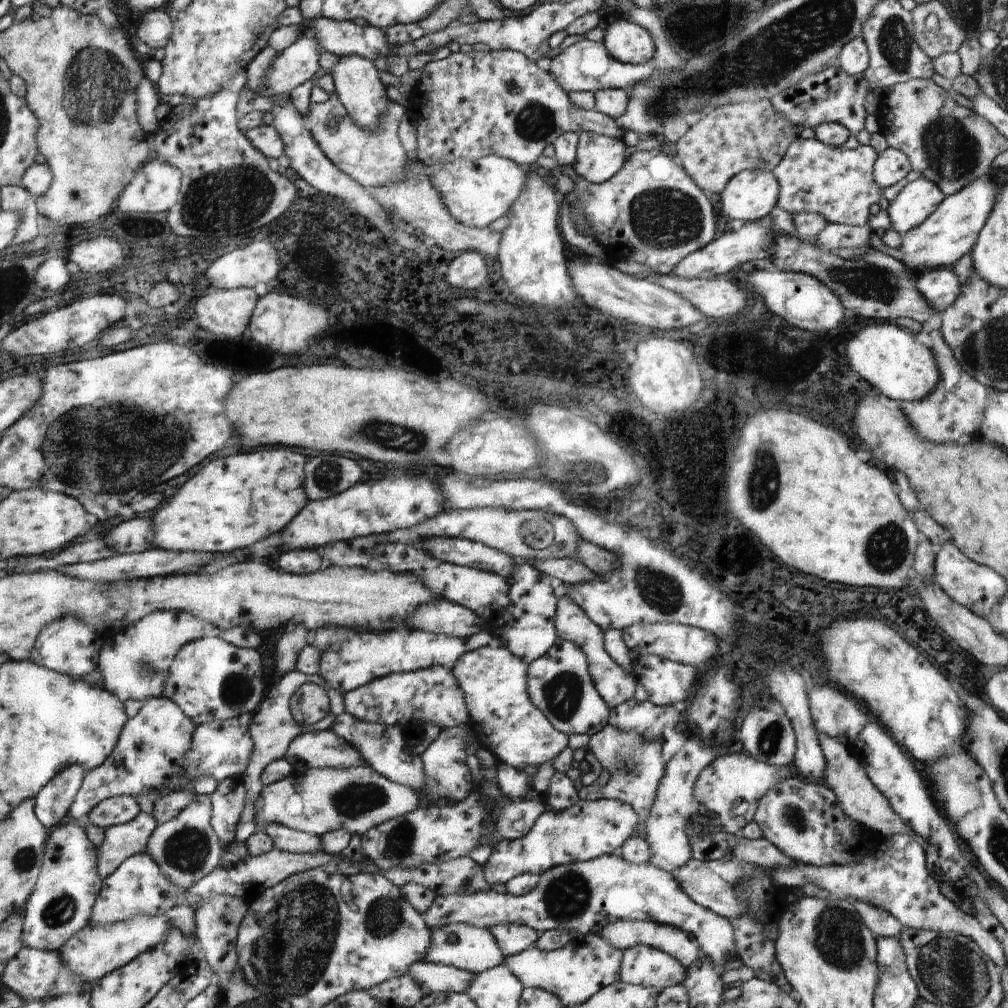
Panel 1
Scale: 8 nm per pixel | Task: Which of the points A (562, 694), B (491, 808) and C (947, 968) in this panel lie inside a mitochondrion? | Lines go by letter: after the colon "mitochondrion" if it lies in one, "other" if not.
A: mitochondrion
B: other
C: mitochondrion

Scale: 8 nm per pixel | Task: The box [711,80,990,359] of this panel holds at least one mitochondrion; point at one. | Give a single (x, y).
(952, 151)

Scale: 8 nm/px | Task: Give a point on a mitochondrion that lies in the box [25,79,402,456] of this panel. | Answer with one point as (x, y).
(225, 201)

